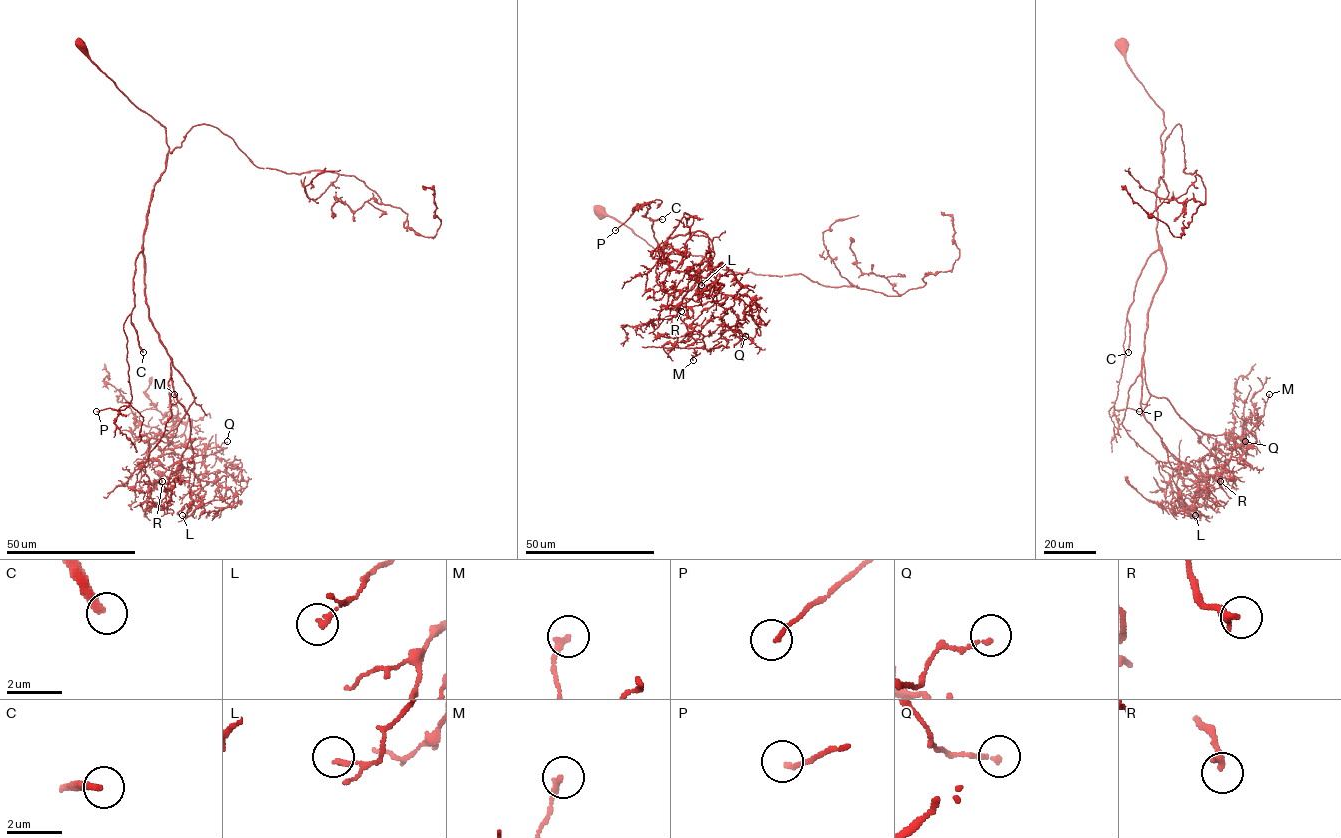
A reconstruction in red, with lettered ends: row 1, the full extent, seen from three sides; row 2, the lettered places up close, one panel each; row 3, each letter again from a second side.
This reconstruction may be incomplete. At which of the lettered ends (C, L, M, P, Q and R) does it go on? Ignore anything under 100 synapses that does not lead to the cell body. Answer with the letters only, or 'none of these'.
C

